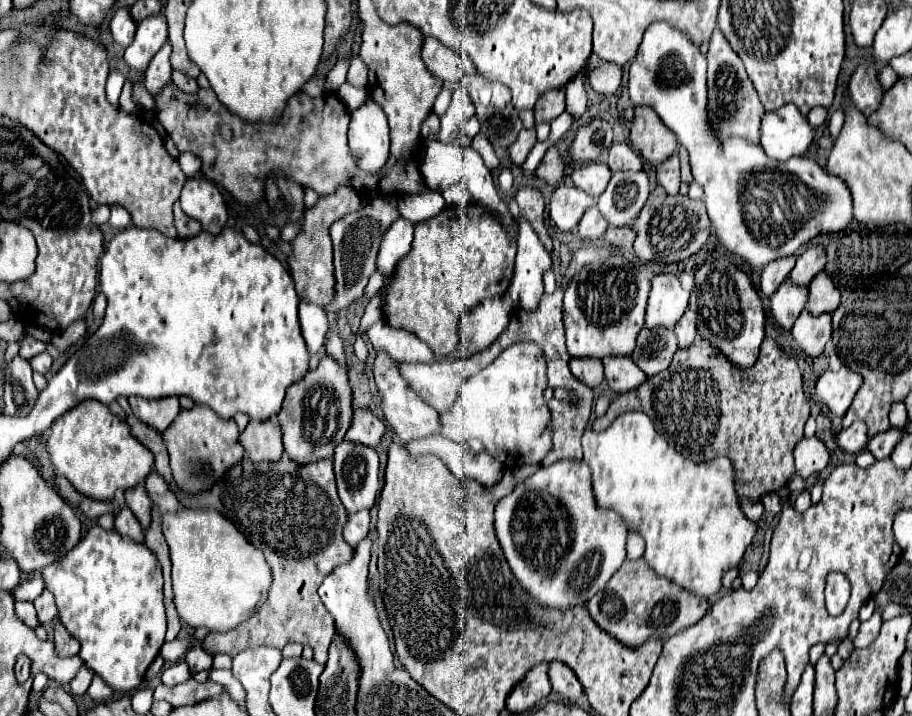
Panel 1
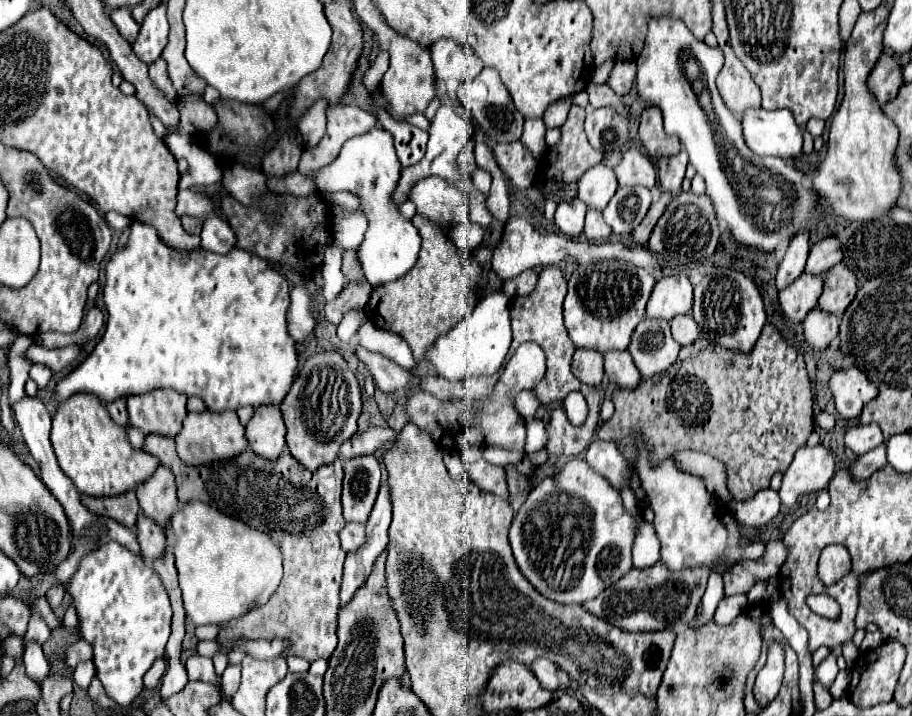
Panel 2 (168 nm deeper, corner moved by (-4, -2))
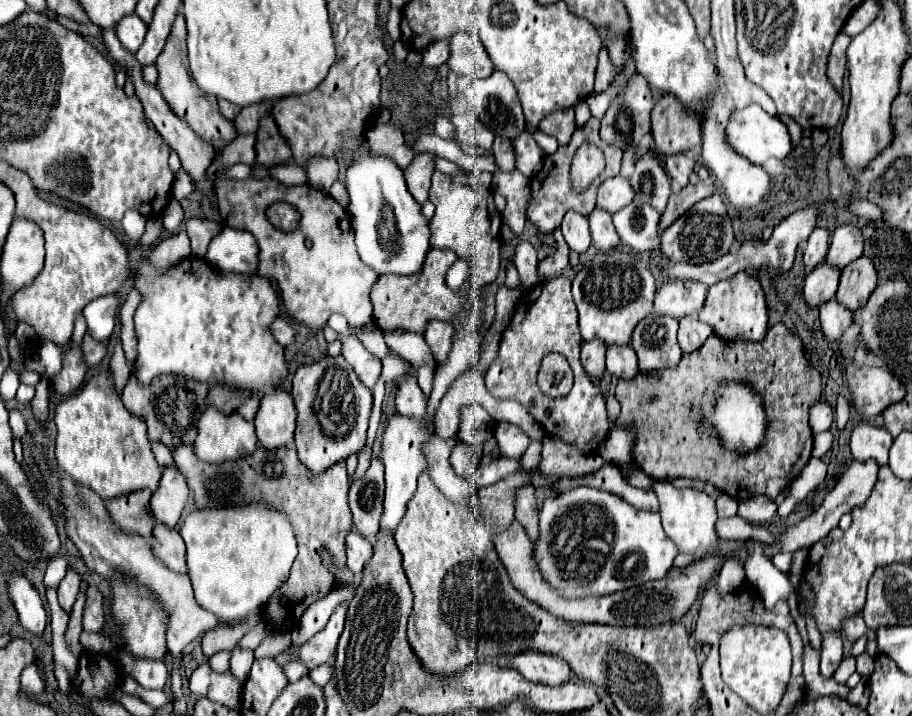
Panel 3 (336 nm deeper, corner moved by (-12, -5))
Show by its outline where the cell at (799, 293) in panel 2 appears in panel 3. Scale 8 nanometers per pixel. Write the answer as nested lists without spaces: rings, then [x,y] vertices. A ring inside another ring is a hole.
[[[826,261],[816,265],[816,269],[804,281],[806,303],[812,307],[820,307],[828,299],[832,299],[840,283],[840,273],[842,273],[840,269],[836,269],[834,265],[828,265]]]

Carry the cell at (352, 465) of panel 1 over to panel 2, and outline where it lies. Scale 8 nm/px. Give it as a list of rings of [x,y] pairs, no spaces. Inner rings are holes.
[[[356,456],[344,462],[342,508],[346,522],[366,522],[380,488],[380,464],[374,456]]]

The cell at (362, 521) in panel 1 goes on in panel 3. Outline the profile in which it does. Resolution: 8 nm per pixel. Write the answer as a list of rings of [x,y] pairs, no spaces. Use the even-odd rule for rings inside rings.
[[[350,531],[348,537],[346,537],[346,555],[348,555],[348,561],[346,561],[348,569],[354,575],[360,575],[362,569],[364,569],[364,565],[372,557],[372,545],[360,533]]]

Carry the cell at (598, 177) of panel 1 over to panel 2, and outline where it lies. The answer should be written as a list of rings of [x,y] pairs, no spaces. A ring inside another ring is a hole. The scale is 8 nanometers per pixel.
[[[600,162],[600,166],[592,166],[586,170],[578,182],[578,198],[594,210],[604,210],[618,188],[618,180],[612,168]]]

